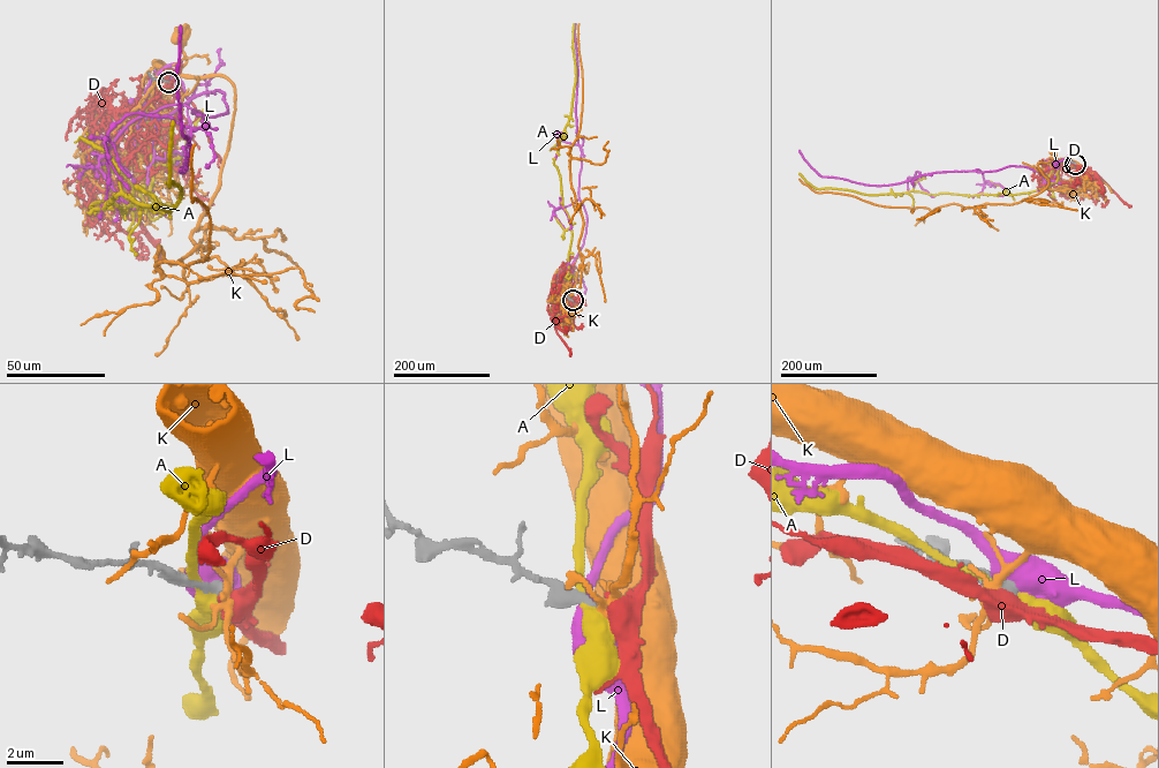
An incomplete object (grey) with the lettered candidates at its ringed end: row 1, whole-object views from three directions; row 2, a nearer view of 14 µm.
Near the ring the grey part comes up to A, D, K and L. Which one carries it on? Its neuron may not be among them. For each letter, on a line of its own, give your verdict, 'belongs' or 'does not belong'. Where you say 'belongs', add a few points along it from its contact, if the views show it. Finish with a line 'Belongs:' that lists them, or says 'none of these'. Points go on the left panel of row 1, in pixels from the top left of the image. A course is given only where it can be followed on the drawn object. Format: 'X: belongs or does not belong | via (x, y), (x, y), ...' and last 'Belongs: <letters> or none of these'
A: does not belong
D: belongs | via (168, 82), (172, 95), (119, 112), (97, 113), (92, 102), (146, 153), (115, 232)
K: does not belong
L: does not belong
Belongs: D

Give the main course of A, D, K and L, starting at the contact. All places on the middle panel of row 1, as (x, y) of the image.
A: (572, 300), (567, 275), (570, 223), (563, 206), (560, 175), (553, 160), (570, 115), (575, 81), (574, 24)
D: (573, 300), (574, 307), (567, 313), (554, 311), (557, 286), (567, 270), (560, 280)
K: (573, 300), (569, 280), (574, 273), (576, 280), (575, 276)
L: (572, 300), (575, 273), (567, 271), (583, 243), (586, 220), (578, 193), (582, 153), (575, 112), (575, 24)

